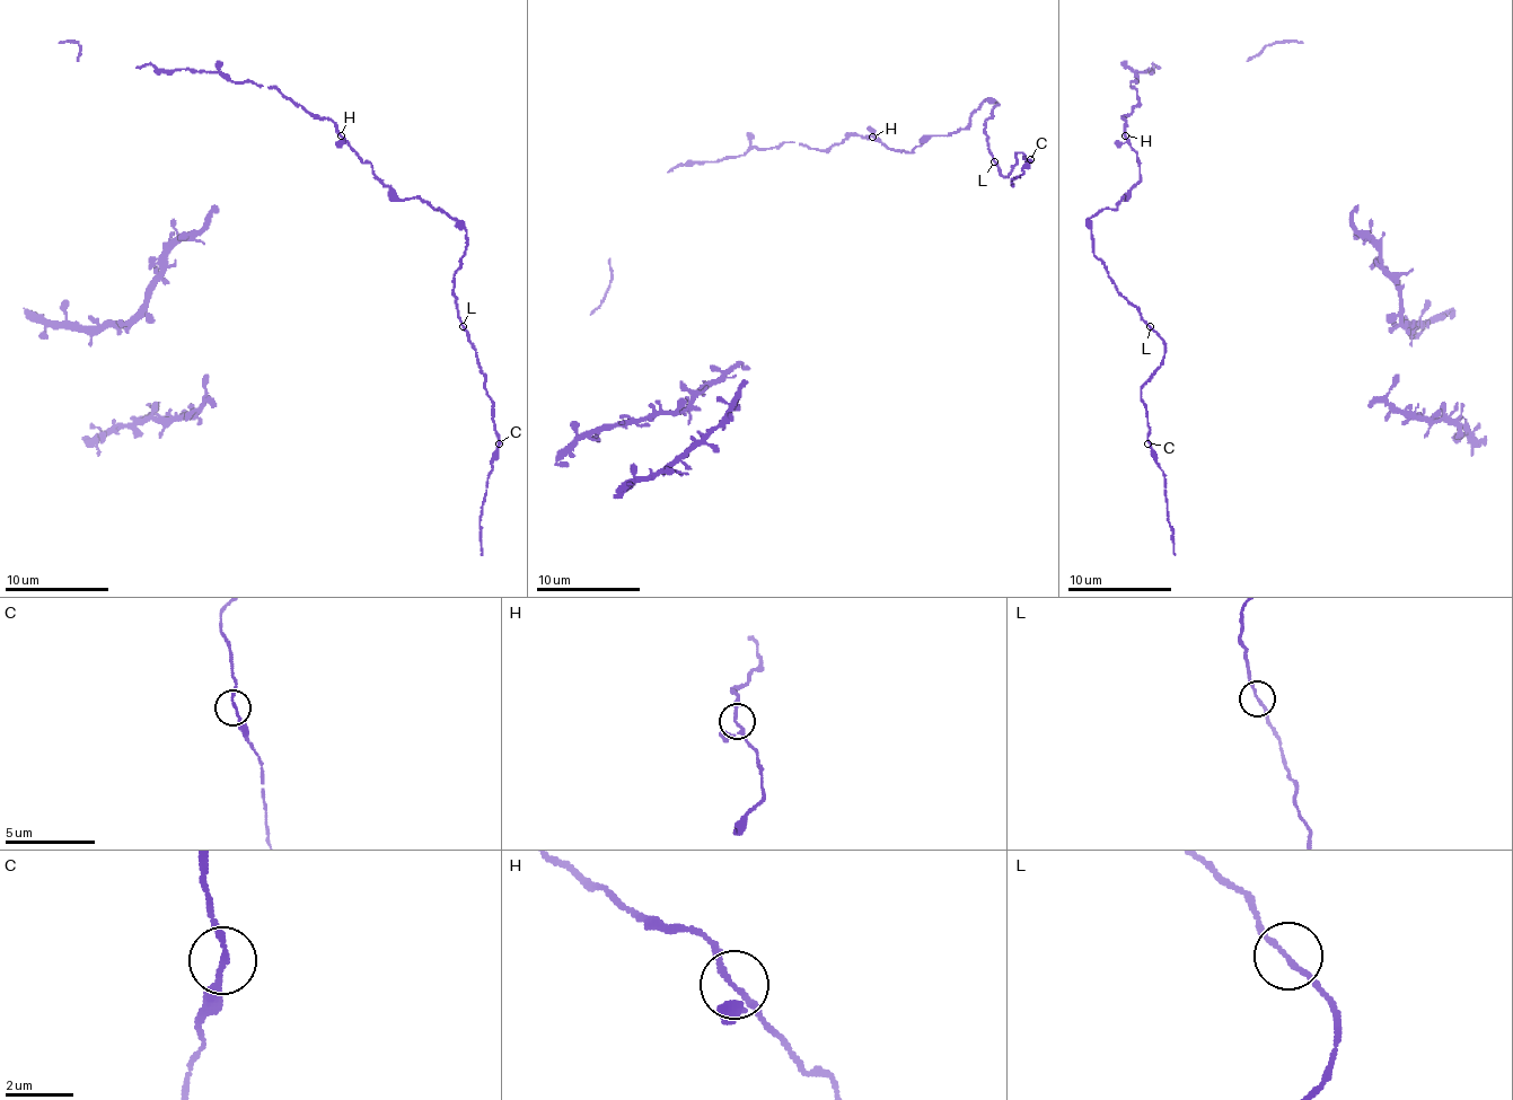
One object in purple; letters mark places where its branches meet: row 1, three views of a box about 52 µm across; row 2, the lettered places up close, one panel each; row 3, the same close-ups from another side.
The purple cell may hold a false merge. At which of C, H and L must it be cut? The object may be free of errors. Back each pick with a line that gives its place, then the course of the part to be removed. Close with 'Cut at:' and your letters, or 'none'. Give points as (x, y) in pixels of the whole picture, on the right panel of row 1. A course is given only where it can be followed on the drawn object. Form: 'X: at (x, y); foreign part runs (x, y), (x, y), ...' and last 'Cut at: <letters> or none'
Cut at: none

